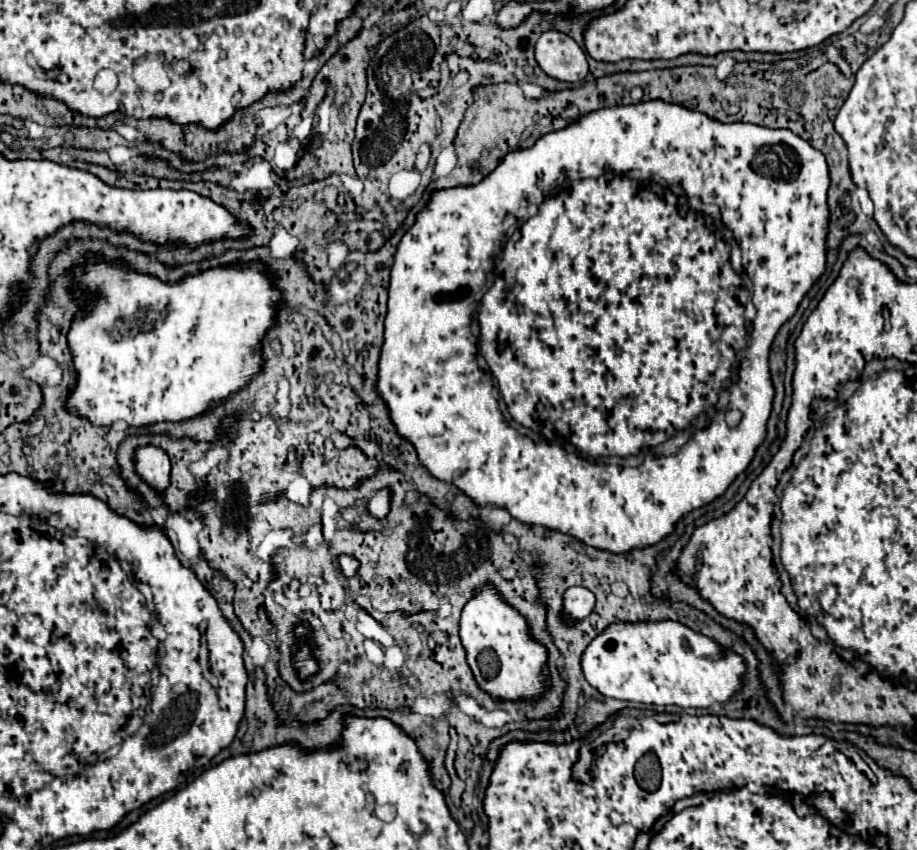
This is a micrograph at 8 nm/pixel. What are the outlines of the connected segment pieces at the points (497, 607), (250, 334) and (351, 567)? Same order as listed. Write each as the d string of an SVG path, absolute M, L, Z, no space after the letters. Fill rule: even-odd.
M492 583L480 585L474 595L466 601L460 615L460 639L466 651L466 661L474 673L474 679L482 691L486 691L492 699L500 701L534 701L544 697L550 691L550 671L548 671L548 649L530 637L530 627L526 617L506 603L506 599L498 593ZM492 647L500 659L500 671L494 681L488 681L478 669L476 657L482 649Z
M88 255L88 265L72 271L76 283L82 289L96 293L98 299L100 293L106 291L106 297L98 301L90 313L80 311L68 333L74 367L78 371L78 385L68 397L66 409L90 419L94 425L112 425L122 419L128 425L138 427L158 421L182 421L220 405L262 367L260 343L274 323L274 303L278 303L278 291L274 291L270 277L264 271L266 267L260 261L246 267L218 267L218 271L204 271L170 287L170 283L162 283L156 277L150 279L132 273L126 277L128 271L122 271L122 267L106 267L106 263Z
M340 555L338 561L340 561L340 571L344 577L354 577L360 569L360 561L352 555Z

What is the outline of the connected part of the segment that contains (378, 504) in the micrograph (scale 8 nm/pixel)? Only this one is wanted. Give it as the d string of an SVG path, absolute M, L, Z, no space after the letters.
M378 489L376 493L372 493L372 497L368 501L368 513L372 517L384 521L386 515L390 513L390 501L392 501L390 489Z

